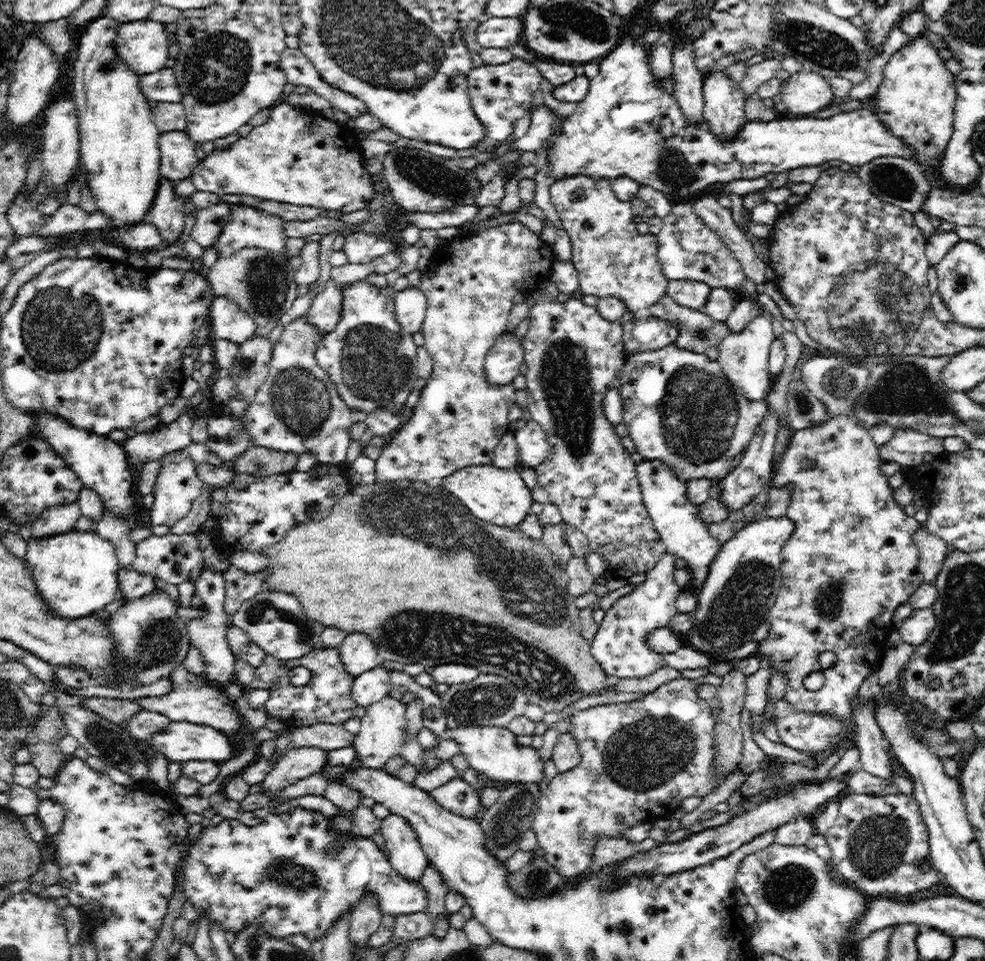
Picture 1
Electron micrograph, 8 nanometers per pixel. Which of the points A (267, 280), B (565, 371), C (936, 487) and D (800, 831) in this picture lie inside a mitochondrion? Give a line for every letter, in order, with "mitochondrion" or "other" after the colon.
A: mitochondrion
B: mitochondrion
C: other
D: other

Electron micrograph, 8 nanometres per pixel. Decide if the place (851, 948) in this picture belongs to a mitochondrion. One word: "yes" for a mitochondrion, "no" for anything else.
no

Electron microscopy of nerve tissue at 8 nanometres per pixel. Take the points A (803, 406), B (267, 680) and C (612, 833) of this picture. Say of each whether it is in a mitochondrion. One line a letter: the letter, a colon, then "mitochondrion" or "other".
A: mitochondrion
B: other
C: other

